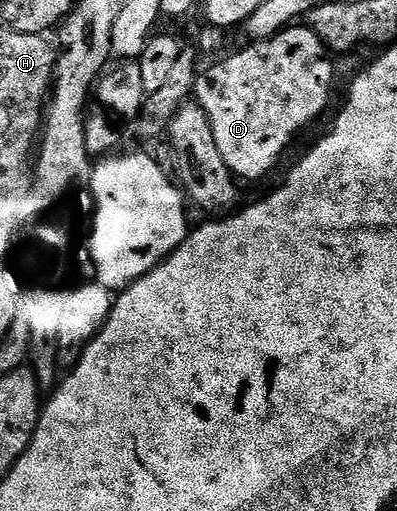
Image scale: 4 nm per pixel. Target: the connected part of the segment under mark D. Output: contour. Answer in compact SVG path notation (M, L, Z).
M295 24L281 30L276 36L265 38L262 42L246 44L239 54L234 54L231 58L226 58L223 62L218 62L215 66L210 66L199 73L198 78L194 81L193 97L204 108L208 116L208 124L212 124L212 136L216 136L216 148L220 156L224 156L224 164L228 164L231 174L242 178L262 178L278 161L282 158L282 153L290 146L290 141L305 128L309 122L314 122L326 110L326 105L330 102L330 89L334 86L334 62L331 51L327 50L325 44L316 36L314 30L304 24Z

